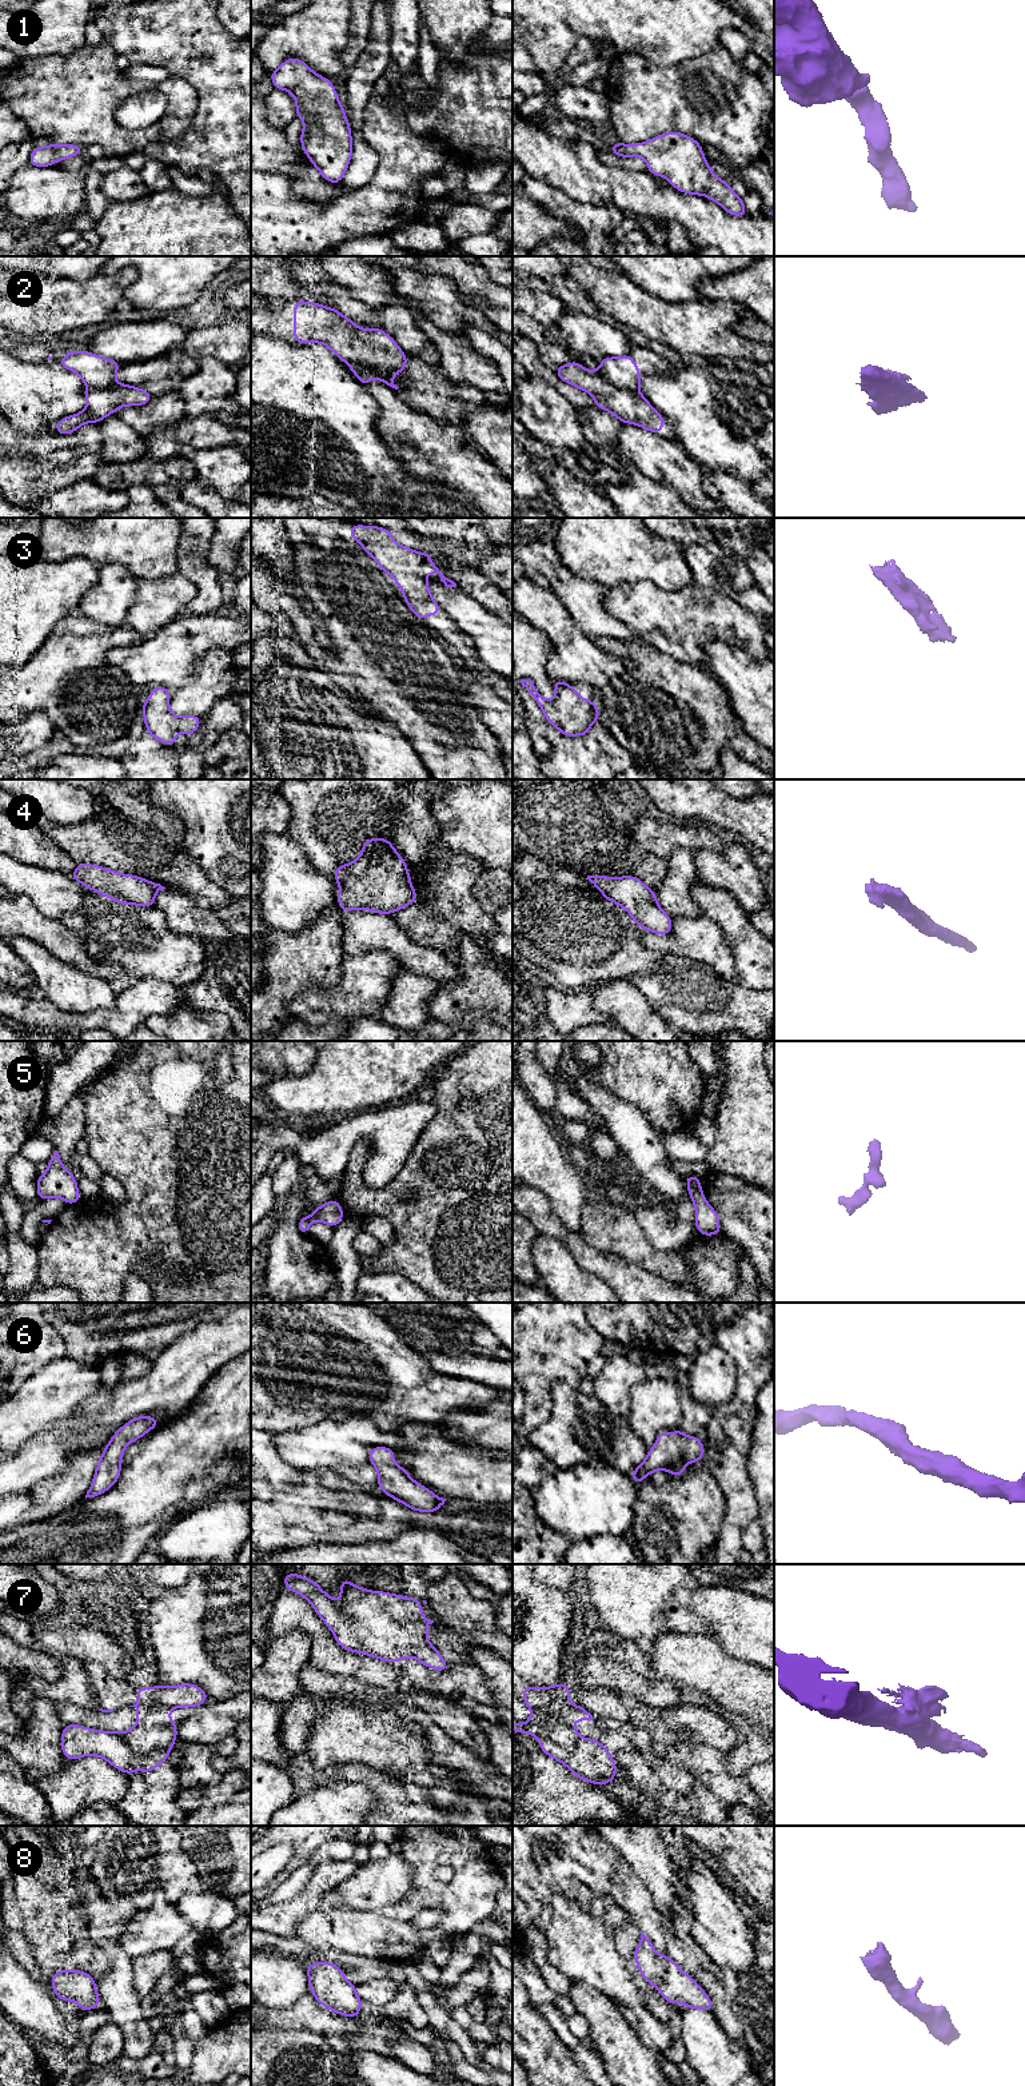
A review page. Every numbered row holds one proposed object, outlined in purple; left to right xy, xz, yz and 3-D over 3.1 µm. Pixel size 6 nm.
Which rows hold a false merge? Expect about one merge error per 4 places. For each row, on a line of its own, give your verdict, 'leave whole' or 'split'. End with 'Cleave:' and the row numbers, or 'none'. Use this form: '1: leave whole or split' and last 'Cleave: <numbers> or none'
1: leave whole
2: split
3: leave whole
4: leave whole
5: leave whole
6: leave whole
7: leave whole
8: leave whole
Cleave: 2

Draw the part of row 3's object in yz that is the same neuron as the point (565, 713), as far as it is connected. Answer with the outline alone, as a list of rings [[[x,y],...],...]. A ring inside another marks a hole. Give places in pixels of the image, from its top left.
[[[521,679],[522,686],[533,695],[549,723],[565,737],[589,735],[599,709],[593,701],[581,698],[578,690],[569,683],[555,679],[555,699],[546,701],[535,689],[534,681]]]

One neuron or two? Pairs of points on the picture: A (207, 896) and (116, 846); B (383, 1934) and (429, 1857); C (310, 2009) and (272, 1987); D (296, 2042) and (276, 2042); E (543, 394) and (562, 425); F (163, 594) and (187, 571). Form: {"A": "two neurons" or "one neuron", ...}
{"A": "one neuron", "B": "one neuron", "C": "two neurons", "D": "one neuron", "E": "one neuron", "F": "two neurons"}

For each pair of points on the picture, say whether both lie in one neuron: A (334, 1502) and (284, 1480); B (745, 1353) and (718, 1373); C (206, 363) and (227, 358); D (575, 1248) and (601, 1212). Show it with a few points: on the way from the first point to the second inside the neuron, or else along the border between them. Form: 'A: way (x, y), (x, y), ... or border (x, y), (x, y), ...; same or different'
A: border (303, 1470), (296, 1484), (282, 1490), (266, 1474); different
B: border (716, 1344), (732, 1359), (737, 1368), (736, 1392); different
C: border (199, 358), (215, 357), (235, 369); different
D: border (581, 1232), (589, 1244), (610, 1253); different

